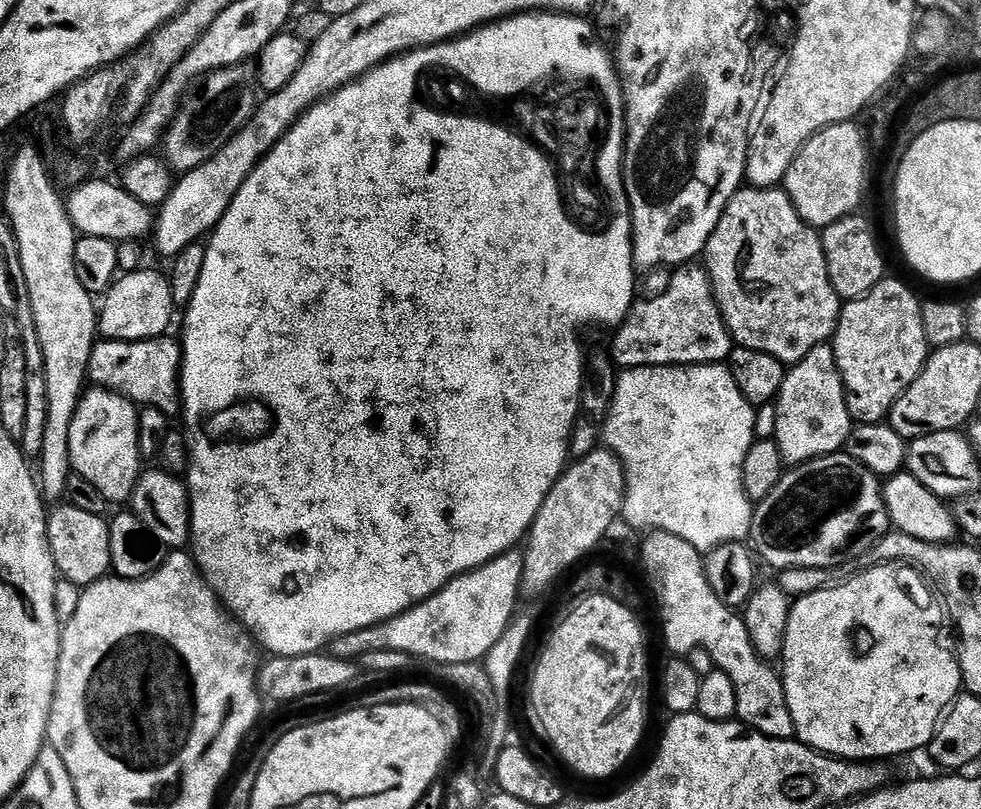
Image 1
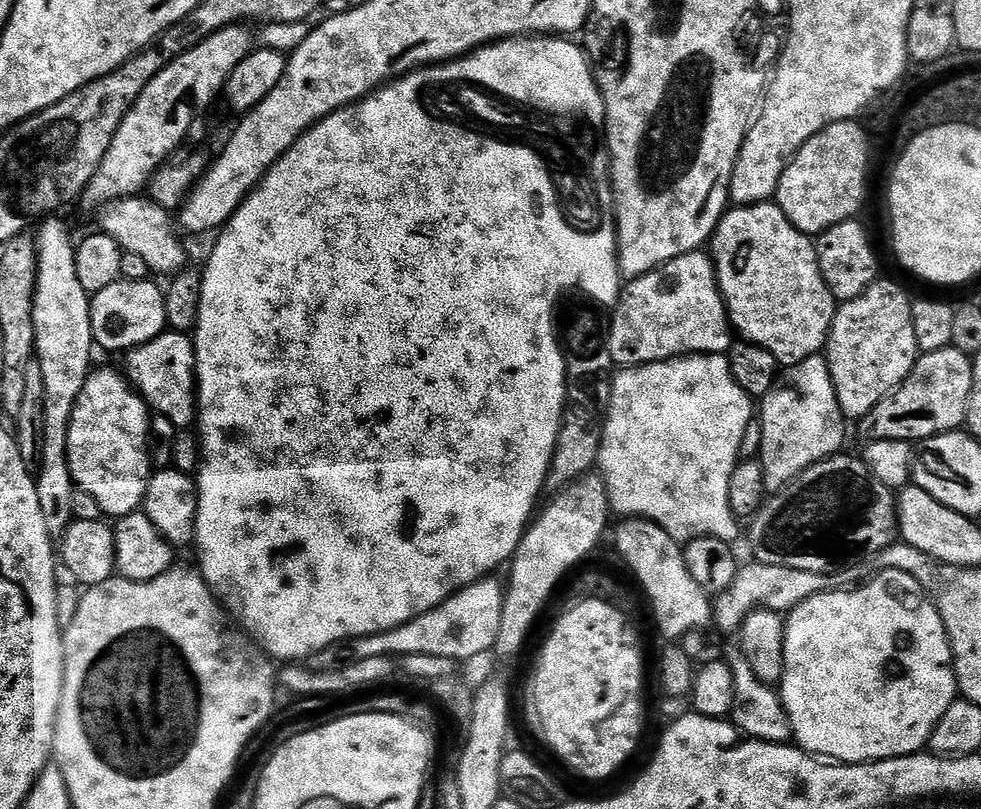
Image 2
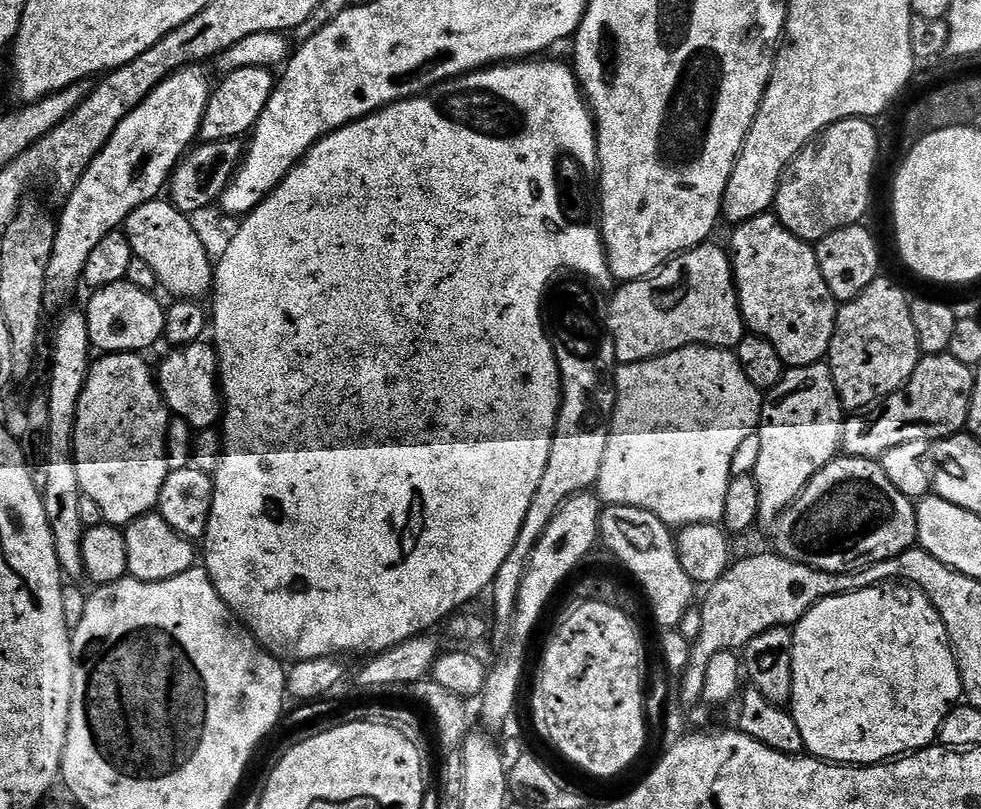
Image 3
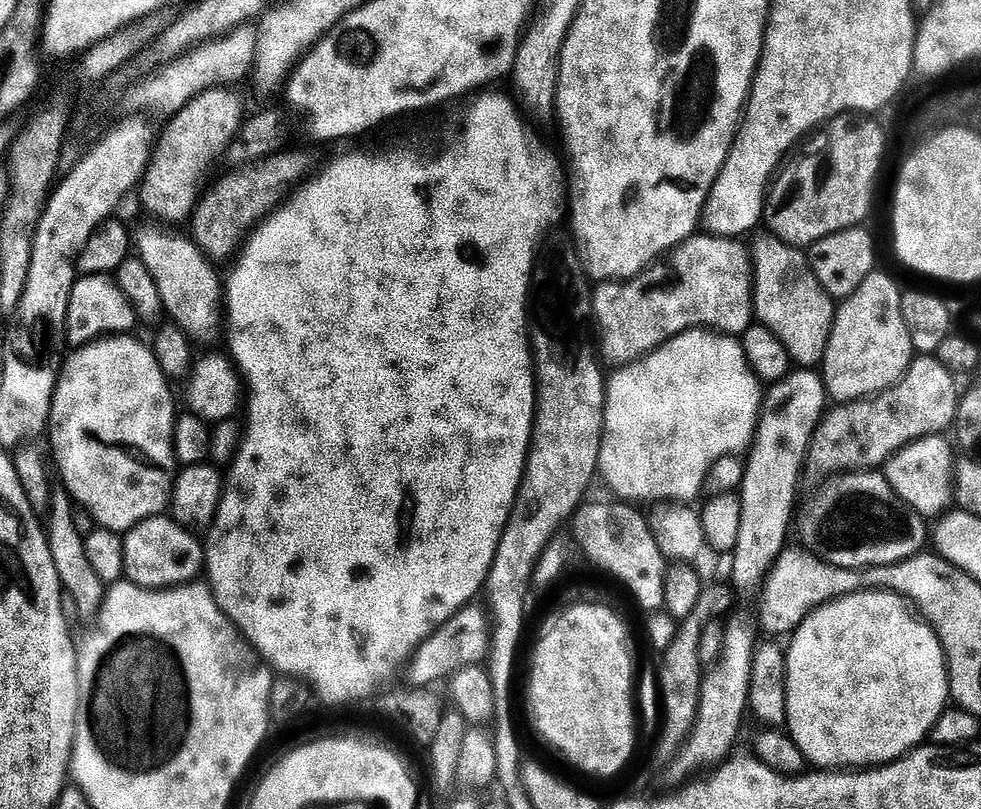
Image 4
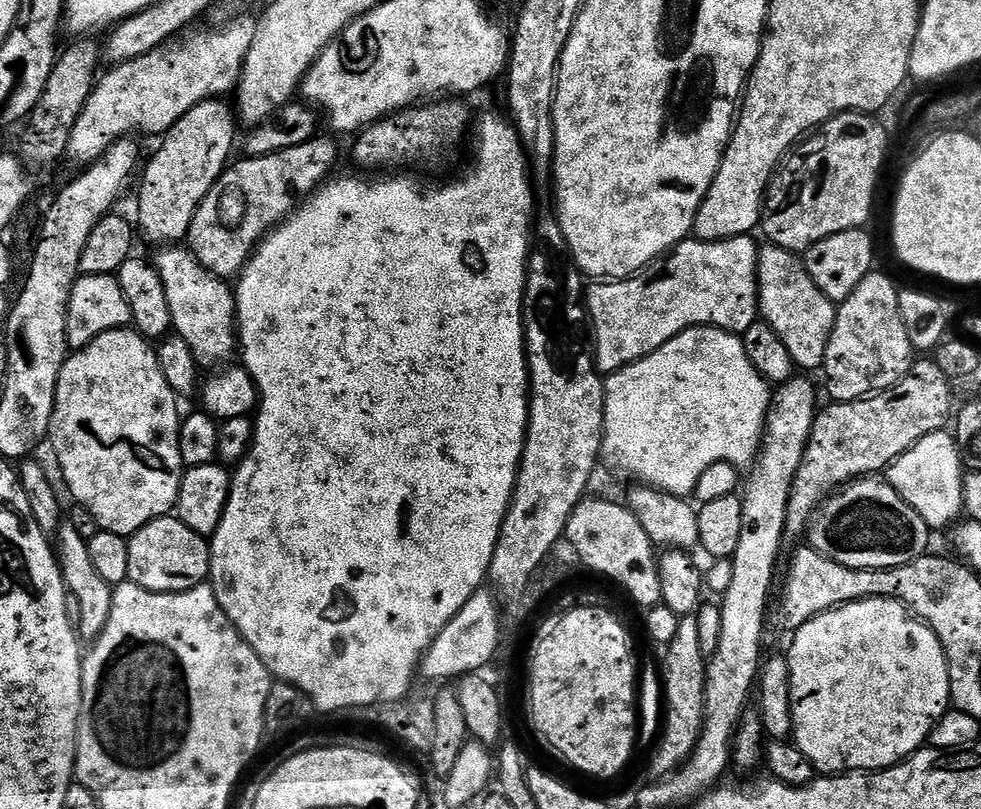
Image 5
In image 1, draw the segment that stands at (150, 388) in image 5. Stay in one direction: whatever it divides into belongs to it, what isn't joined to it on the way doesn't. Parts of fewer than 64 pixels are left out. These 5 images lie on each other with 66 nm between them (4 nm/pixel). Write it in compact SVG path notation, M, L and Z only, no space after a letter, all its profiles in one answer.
M93 387L85 391L80 405L70 426L70 462L71 471L76 472L92 488L97 488L102 495L114 503L120 504L131 501L132 492L140 480L142 471L142 459L140 454L140 415L137 405L127 400L125 396L119 396L117 392L109 392L106 388Z

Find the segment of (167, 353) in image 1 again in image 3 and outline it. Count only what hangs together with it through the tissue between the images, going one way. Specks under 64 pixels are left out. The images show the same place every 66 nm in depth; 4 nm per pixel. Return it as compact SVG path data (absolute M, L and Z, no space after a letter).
M197 342L185 348L169 351L169 356L160 364L155 373L160 385L160 396L169 413L184 419L192 430L215 429L222 420L222 393L216 363L216 349L211 343Z

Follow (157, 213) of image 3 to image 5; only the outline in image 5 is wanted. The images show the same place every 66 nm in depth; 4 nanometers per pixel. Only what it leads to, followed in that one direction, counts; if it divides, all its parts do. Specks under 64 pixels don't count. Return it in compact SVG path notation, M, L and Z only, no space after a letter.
M164 246L157 252L160 253L154 259L154 267L166 290L166 302L170 306L175 335L181 336L186 346L190 346L201 369L212 370L227 365L231 361L228 359L232 355L235 357L238 352L236 297L233 289L227 288L229 285L223 279L205 269L187 247Z

